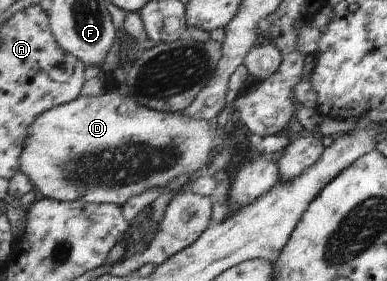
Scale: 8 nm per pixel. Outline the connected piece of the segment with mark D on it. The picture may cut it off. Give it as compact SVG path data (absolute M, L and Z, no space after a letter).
M108 91L99 97L78 97L76 100L67 102L63 105L55 106L50 110L44 111L31 126L23 153L20 155L20 171L27 174L32 182L35 184L36 189L40 191L44 197L57 199L58 201L82 201L91 203L114 203L124 206L132 196L142 194L150 188L164 188L168 186L168 182L172 182L176 176L180 174L188 174L200 170L210 162L212 157L212 150L216 146L216 123L210 124L207 120L198 120L188 118L180 113L164 113L148 107L143 107L130 96L122 96L116 92Z

